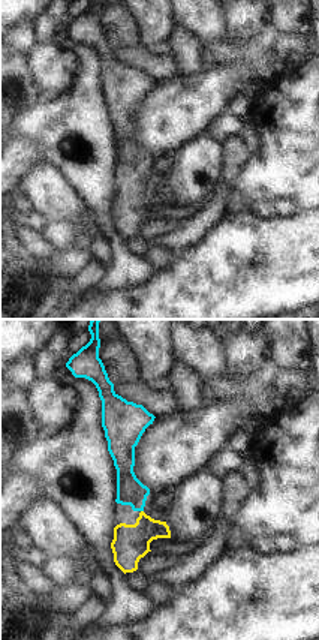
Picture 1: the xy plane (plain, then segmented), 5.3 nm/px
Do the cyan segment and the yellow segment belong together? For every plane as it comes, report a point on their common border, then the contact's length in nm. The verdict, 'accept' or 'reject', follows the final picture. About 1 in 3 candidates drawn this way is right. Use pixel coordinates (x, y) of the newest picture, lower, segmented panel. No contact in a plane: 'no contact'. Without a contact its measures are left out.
no contact

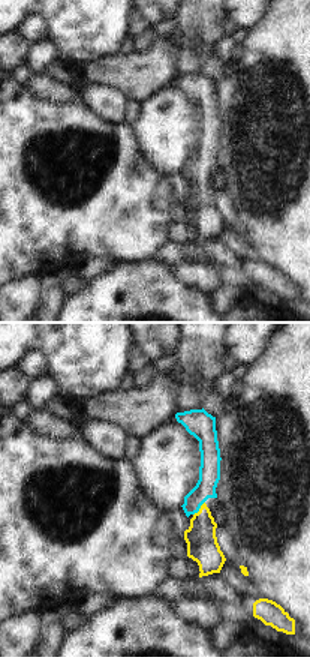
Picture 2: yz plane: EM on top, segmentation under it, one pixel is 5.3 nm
contact (199, 507); length 100 nm

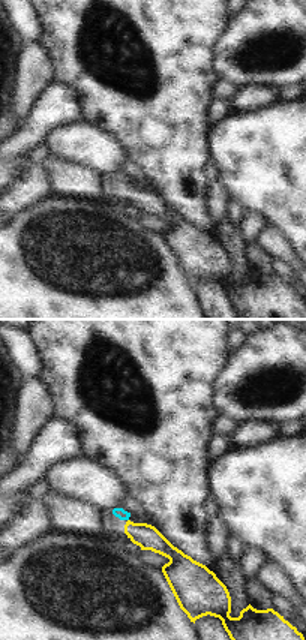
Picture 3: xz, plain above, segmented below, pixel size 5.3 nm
no contact

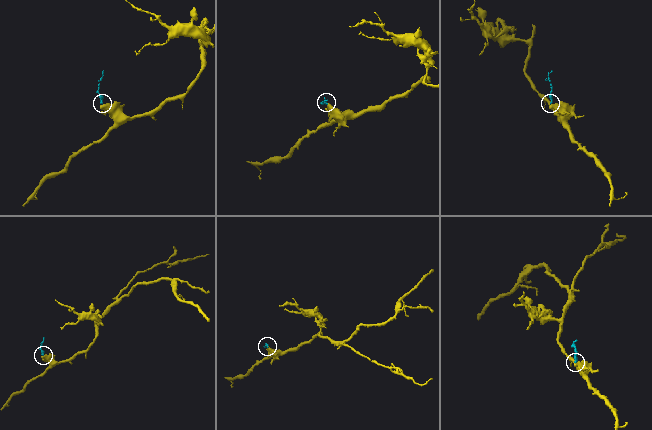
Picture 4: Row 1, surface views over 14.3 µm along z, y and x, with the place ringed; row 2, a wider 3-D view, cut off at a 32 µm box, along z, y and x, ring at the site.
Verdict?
accept

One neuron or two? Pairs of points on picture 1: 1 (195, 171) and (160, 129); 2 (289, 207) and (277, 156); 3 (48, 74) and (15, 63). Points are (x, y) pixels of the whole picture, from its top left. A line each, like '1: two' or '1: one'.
1: two
2: two
3: two

